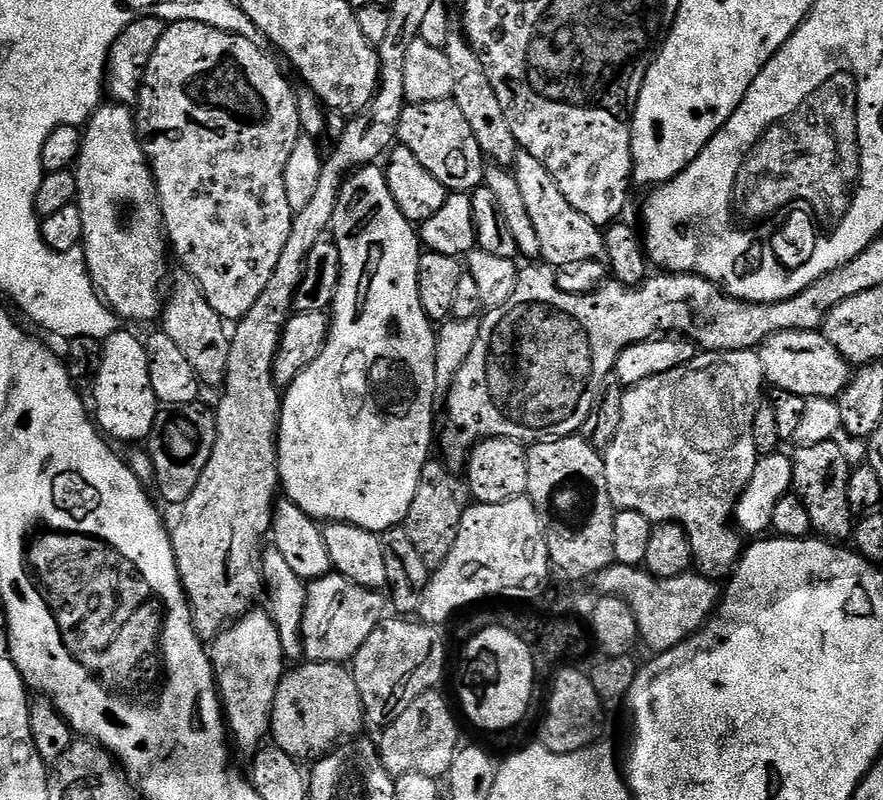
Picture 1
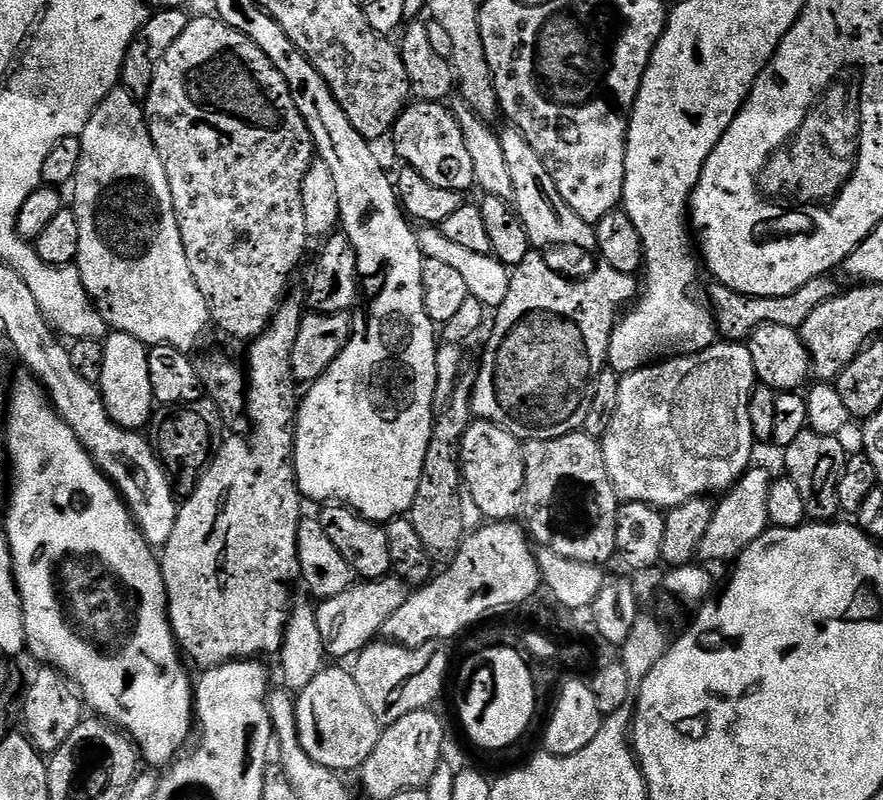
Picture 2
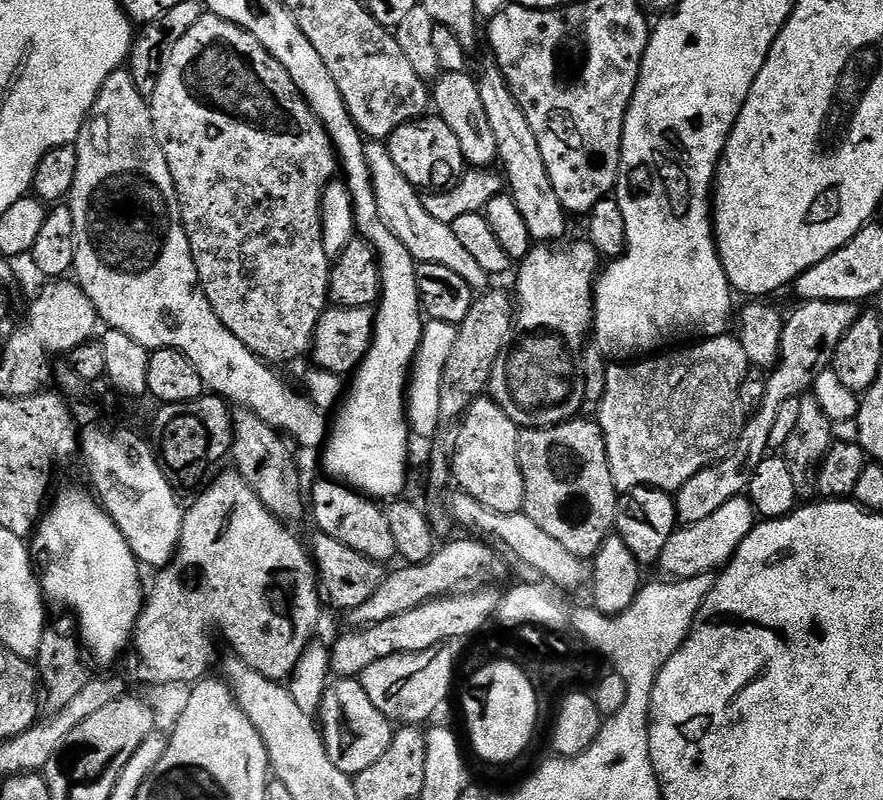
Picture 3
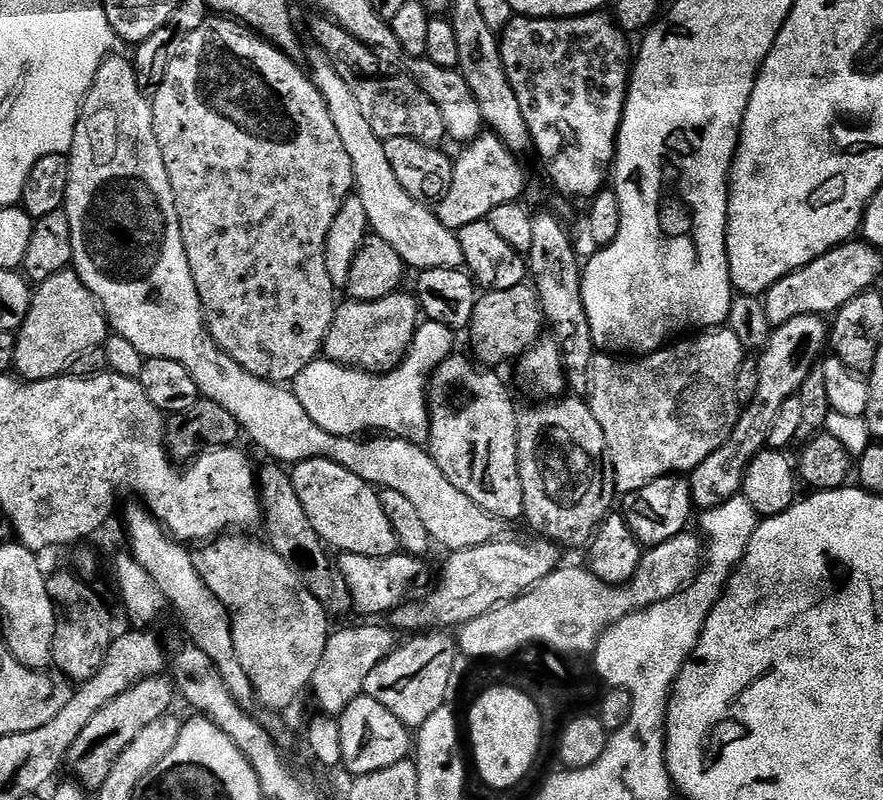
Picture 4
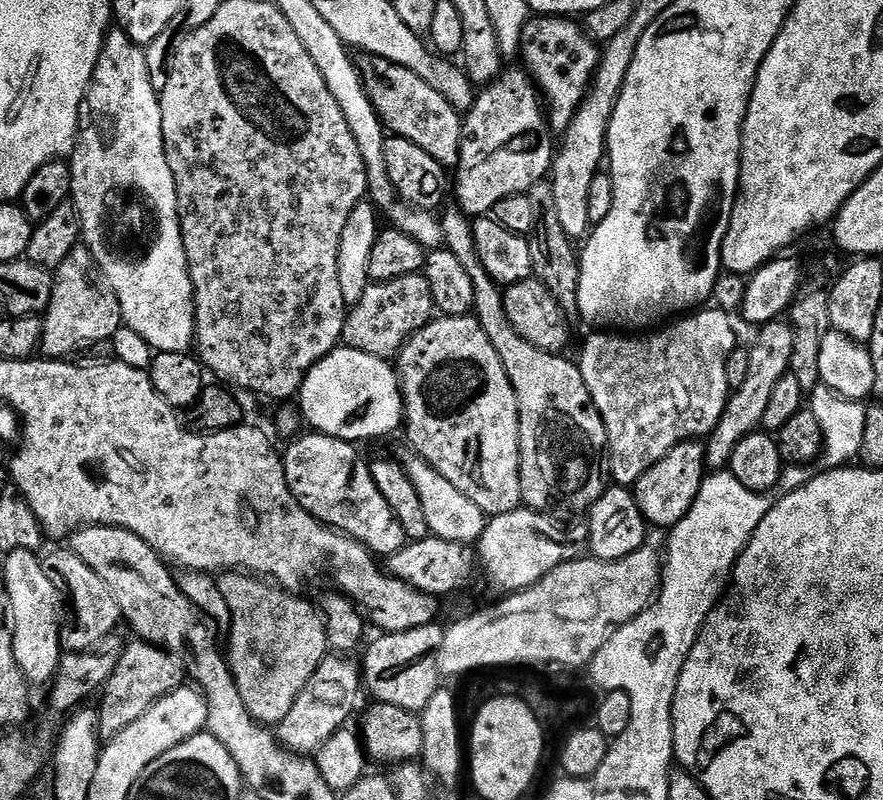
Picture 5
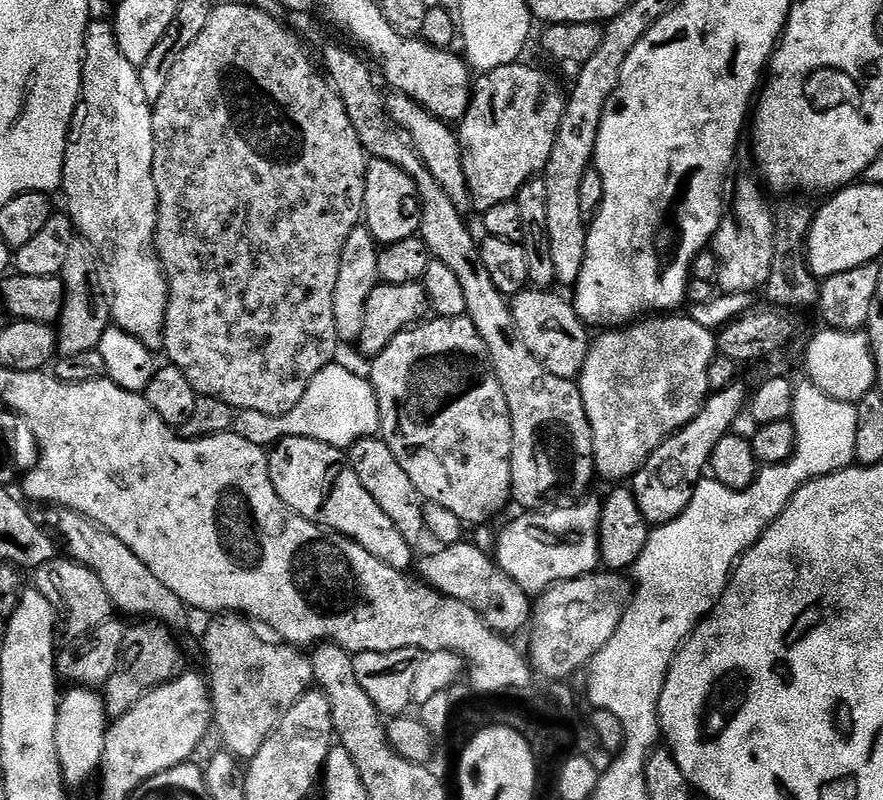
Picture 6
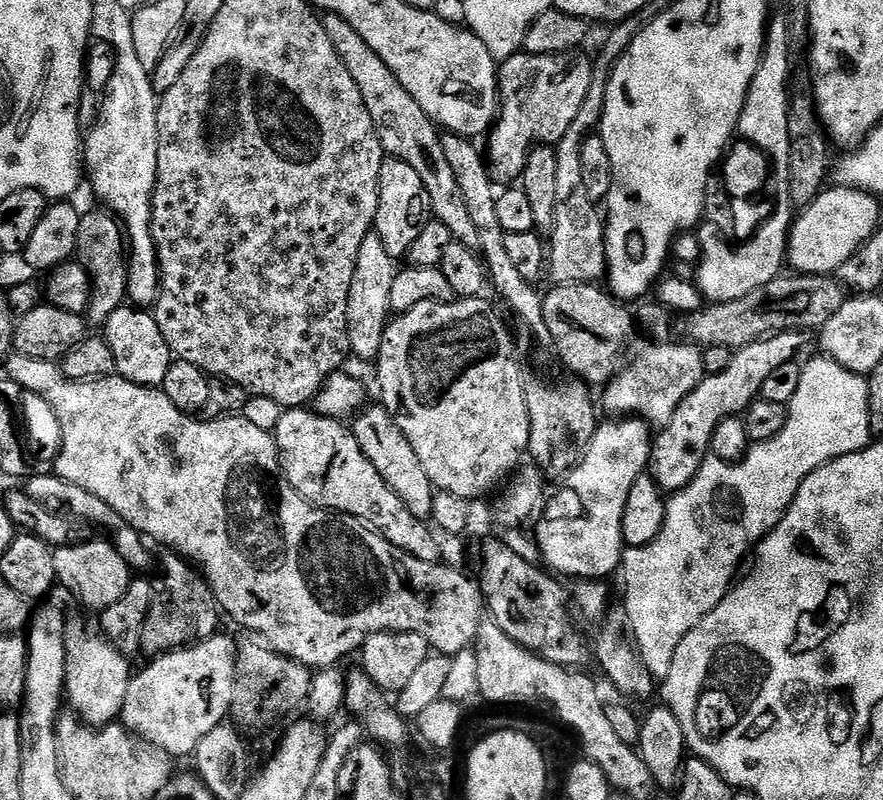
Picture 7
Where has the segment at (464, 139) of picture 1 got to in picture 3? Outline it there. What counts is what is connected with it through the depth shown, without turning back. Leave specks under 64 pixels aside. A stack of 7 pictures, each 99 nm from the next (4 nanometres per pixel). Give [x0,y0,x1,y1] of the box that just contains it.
[386,114,466,194]

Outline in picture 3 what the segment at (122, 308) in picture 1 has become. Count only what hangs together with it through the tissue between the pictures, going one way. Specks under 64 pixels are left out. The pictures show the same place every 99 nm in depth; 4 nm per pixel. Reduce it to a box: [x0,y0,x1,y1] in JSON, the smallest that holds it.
[70,70,330,449]

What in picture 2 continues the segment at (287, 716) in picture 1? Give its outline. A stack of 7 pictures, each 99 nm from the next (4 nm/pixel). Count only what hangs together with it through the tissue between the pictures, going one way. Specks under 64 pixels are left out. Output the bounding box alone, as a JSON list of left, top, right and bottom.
[295,666,382,774]

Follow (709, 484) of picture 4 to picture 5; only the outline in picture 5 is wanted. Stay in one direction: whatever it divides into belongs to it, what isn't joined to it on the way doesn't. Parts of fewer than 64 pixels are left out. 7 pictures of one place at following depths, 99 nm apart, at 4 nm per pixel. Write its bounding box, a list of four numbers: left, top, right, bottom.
[706,322,794,470]

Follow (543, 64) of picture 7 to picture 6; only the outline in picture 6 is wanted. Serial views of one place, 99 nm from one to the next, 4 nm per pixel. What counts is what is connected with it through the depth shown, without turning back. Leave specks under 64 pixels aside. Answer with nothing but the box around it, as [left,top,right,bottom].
[458,62,566,209]

